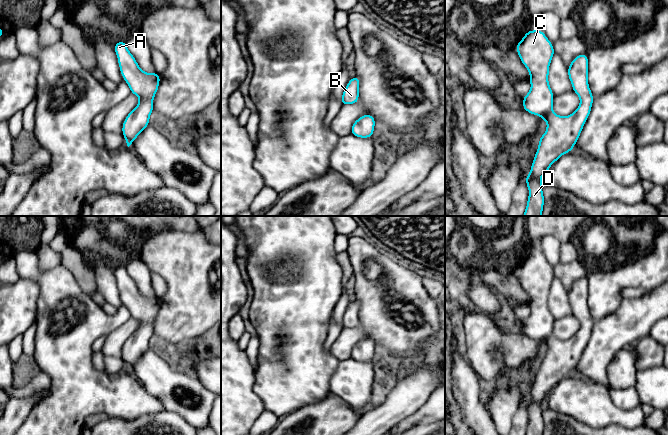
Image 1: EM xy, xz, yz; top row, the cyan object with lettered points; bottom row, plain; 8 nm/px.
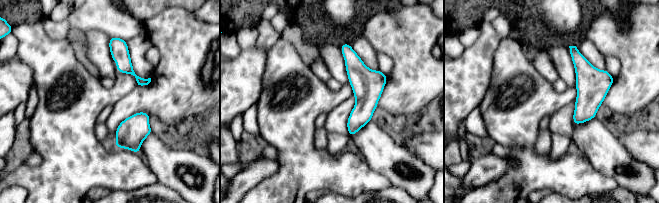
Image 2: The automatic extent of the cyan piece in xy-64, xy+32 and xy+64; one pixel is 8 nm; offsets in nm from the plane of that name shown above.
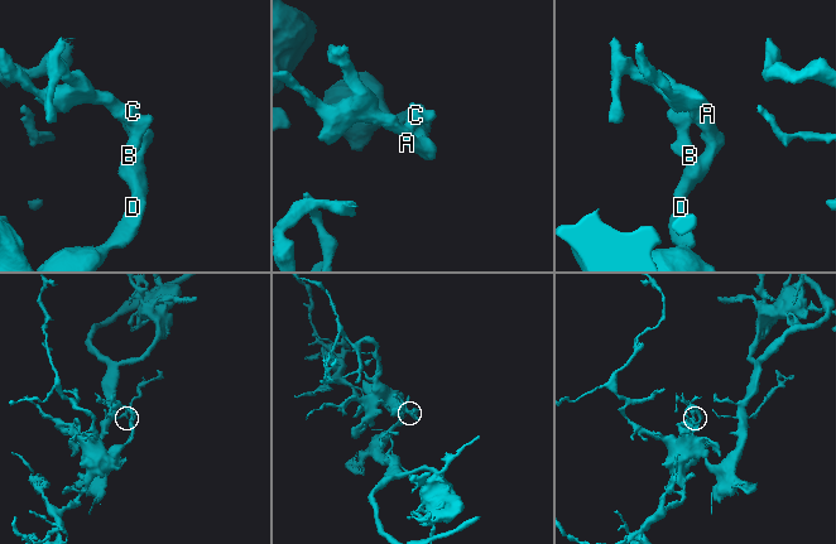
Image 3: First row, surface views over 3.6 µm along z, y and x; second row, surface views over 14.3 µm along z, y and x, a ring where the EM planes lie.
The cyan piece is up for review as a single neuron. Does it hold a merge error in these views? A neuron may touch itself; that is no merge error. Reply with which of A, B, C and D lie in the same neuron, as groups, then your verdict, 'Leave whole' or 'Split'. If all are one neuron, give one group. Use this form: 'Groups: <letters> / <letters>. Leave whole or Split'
Groups: A B C D. Leave whole

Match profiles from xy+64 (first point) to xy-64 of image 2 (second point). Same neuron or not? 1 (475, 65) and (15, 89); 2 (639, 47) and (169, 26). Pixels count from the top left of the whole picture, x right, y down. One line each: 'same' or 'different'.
1: same
2: same

